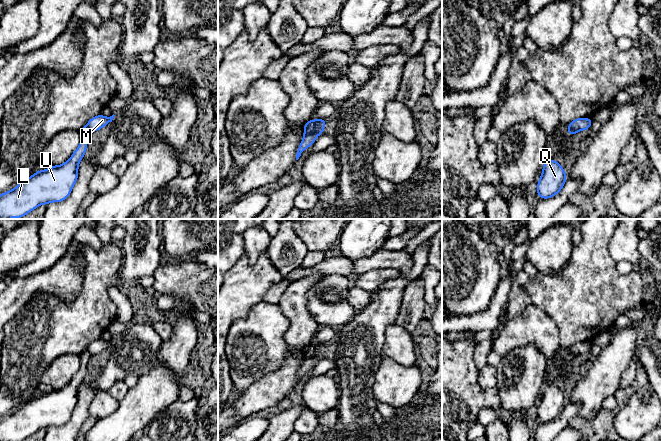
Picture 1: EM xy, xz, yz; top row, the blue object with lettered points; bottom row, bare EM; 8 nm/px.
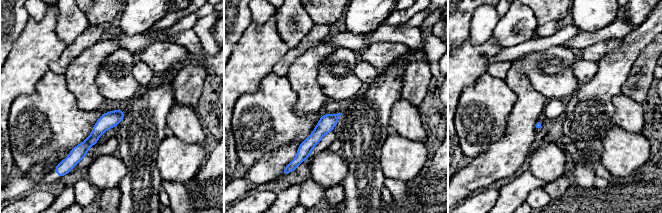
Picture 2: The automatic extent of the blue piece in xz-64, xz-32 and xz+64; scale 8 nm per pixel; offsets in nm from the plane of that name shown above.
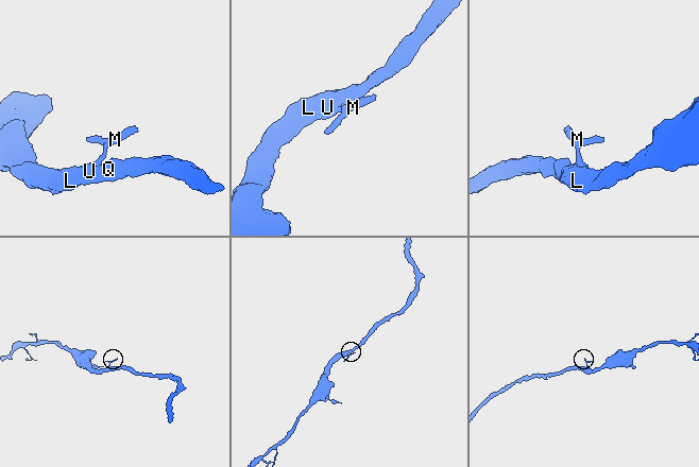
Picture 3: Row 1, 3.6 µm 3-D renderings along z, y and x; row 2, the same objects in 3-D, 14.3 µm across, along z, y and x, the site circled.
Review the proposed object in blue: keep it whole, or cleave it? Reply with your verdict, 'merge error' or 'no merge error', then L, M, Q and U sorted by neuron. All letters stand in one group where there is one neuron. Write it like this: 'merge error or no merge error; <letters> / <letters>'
merge error; L Q U / M

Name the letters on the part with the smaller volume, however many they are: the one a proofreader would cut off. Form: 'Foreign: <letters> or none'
Foreign: M

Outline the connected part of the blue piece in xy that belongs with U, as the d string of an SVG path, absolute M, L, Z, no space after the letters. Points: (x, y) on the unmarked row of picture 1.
M86 349L79 356L80 369L66 387L38 394L17 411L0 419L0 441L22 441L41 428L61 426L70 419L92 355Z

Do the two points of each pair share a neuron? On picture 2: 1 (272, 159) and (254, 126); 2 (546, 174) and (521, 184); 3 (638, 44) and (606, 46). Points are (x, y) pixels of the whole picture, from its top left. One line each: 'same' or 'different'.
1: different
2: different
3: different

